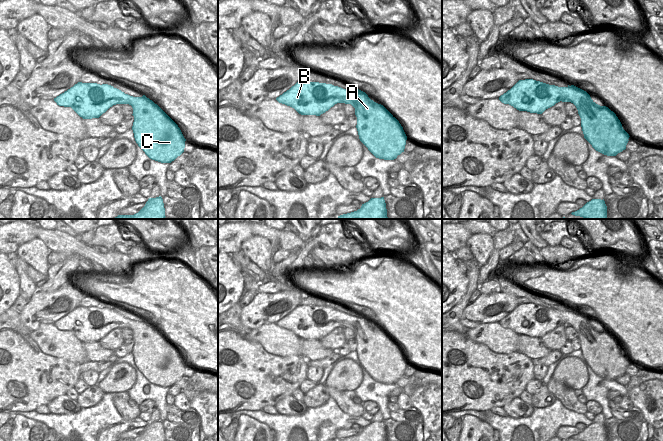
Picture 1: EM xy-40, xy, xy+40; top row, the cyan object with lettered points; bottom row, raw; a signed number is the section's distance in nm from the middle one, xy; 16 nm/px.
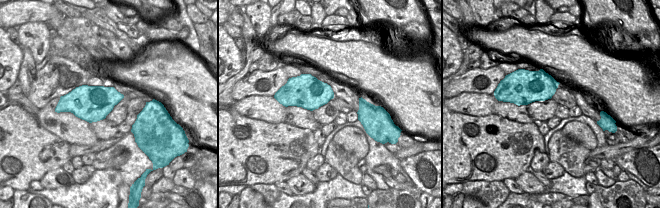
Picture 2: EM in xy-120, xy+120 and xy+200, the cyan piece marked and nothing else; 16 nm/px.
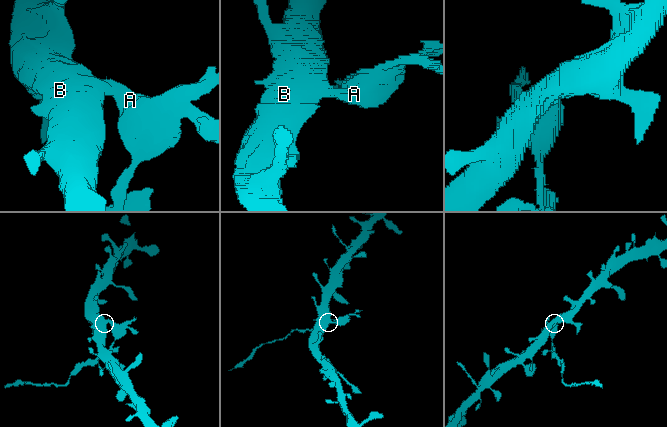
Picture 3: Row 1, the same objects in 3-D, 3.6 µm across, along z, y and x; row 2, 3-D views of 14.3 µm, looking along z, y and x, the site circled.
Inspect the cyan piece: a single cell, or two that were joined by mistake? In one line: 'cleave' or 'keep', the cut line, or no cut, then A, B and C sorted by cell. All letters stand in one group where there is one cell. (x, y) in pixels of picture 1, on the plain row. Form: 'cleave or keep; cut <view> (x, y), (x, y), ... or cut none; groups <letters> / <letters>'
cleave; cut xy (347, 314), (342, 326); groups A C / B

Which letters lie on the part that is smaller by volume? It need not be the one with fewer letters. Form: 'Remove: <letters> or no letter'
Remove: A, C

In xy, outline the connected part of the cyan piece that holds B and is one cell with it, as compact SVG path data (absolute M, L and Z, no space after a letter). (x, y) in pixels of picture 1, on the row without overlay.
M299 305L289 314L277 321L276 324L279 327L294 332L301 339L320 340L321 338L328 335L335 328L343 327L343 320L345 317L347 317L346 313L334 310L332 308Z

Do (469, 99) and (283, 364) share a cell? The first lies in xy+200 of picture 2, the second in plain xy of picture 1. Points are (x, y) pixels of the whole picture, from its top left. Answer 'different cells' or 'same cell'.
different cells

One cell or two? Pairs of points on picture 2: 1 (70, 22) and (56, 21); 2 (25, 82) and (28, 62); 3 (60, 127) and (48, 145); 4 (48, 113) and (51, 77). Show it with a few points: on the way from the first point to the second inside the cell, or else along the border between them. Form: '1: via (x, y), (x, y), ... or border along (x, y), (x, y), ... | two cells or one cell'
1: via (67, 22), (59, 21) | one cell
2: via (25, 77), (28, 67) | one cell
3: border along (38, 118), (44, 128), (70, 144) | two cells
4: border along (59, 96), (51, 98), (40, 109) | two cells

